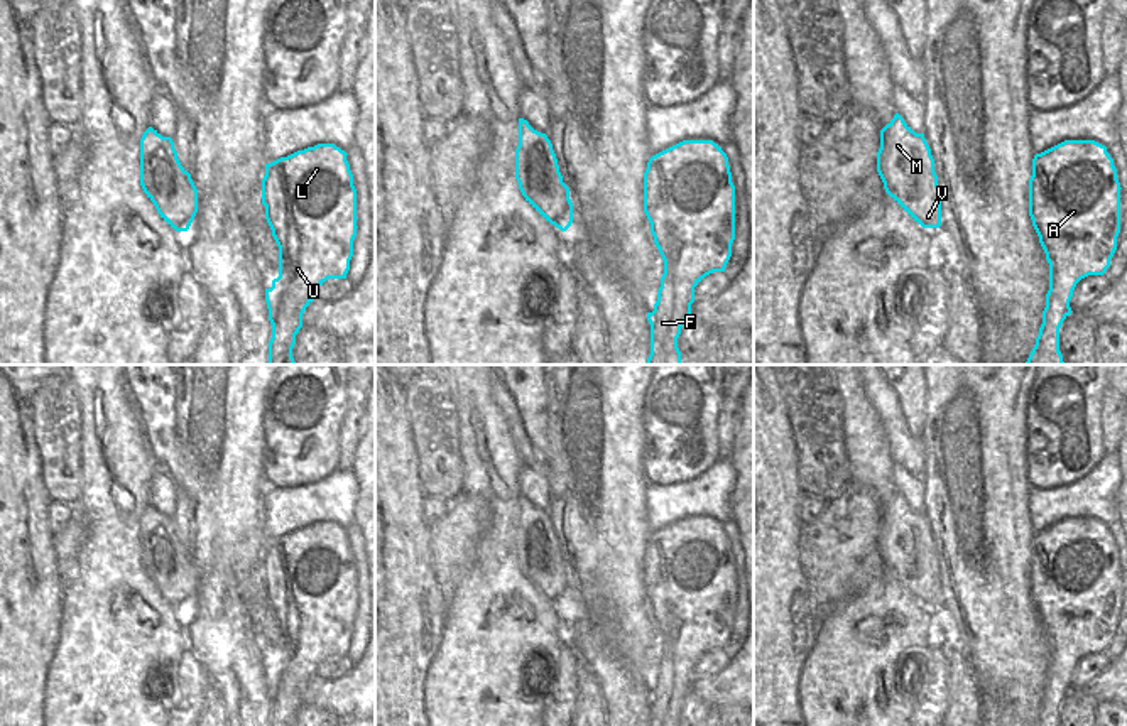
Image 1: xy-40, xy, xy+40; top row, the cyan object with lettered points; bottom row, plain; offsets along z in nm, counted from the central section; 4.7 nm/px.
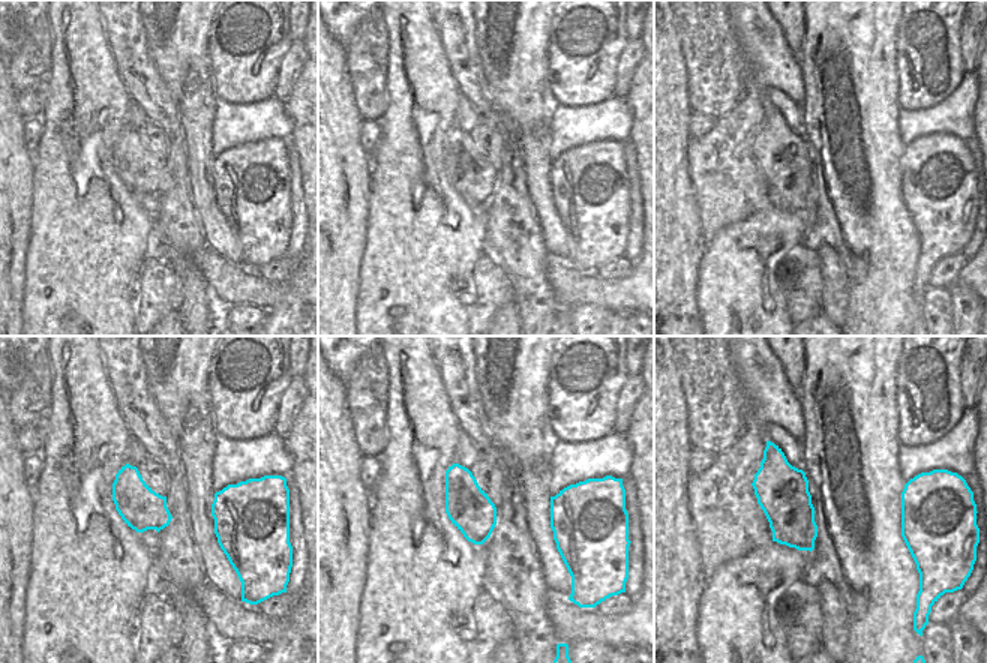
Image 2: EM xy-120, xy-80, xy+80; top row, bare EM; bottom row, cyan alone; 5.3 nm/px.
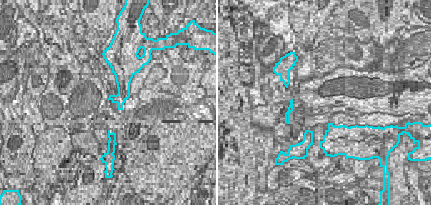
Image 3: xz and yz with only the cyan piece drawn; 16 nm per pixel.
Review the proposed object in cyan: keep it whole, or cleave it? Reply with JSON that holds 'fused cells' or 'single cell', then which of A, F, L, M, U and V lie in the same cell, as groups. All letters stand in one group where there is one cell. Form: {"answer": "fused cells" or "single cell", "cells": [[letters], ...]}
{"answer": "single cell", "cells": [["A", "F", "L", "M", "U", "V"]]}

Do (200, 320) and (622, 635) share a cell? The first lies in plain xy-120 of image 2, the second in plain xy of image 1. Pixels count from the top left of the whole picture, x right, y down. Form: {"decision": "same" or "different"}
{"decision": "different"}

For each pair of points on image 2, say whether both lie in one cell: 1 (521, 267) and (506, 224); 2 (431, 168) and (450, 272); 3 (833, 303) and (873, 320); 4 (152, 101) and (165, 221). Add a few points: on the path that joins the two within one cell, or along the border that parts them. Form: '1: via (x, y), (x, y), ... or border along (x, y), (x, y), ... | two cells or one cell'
1: via (521, 257), (521, 245), (513, 234) | one cell
2: via (437, 194), (437, 246) | one cell
3: border along (846, 275), (846, 314), (843, 320) | two cells
4: via (173, 131), (176, 137), (177, 191) | one cell

